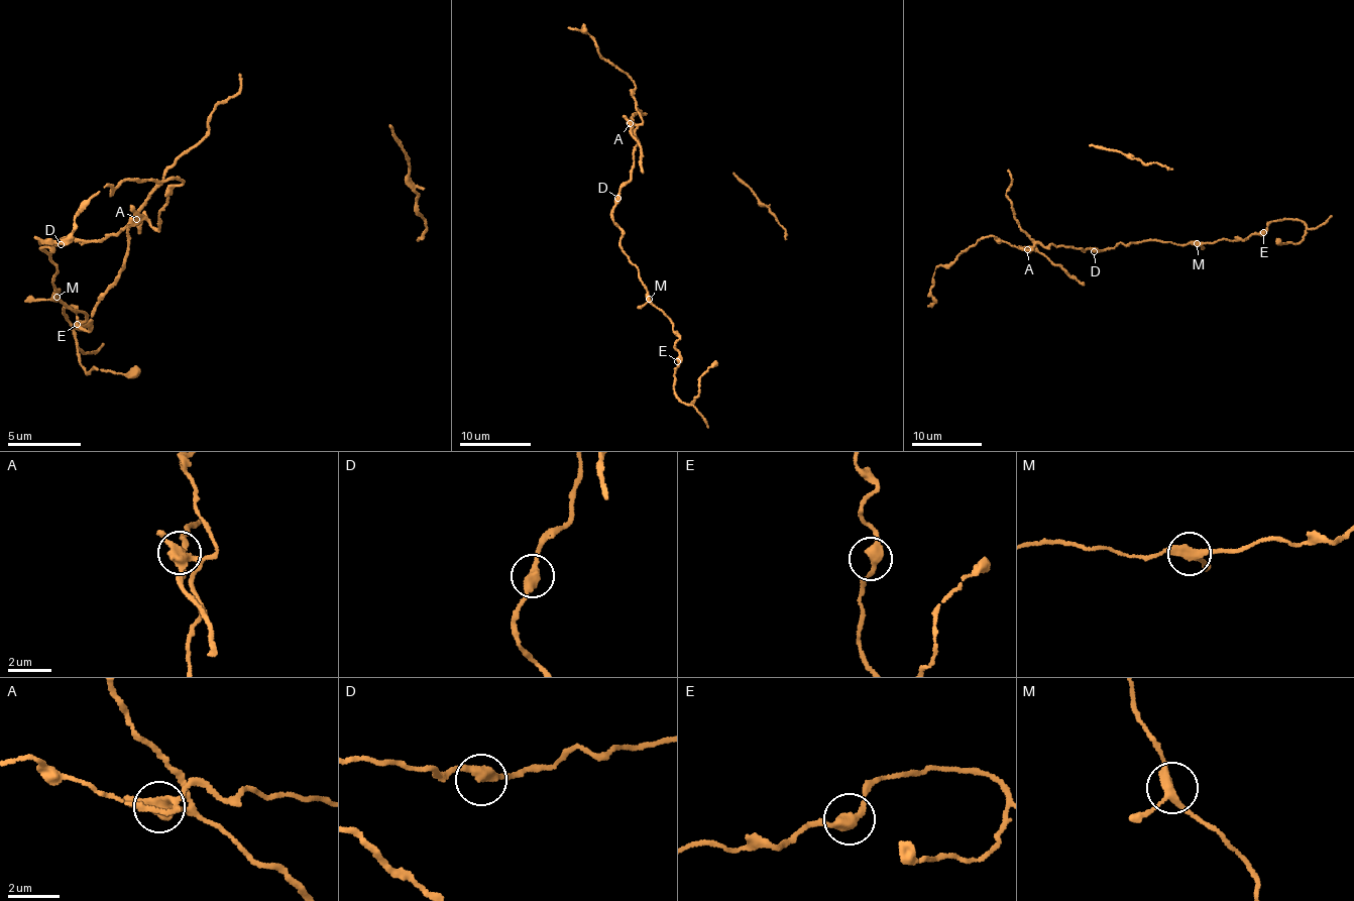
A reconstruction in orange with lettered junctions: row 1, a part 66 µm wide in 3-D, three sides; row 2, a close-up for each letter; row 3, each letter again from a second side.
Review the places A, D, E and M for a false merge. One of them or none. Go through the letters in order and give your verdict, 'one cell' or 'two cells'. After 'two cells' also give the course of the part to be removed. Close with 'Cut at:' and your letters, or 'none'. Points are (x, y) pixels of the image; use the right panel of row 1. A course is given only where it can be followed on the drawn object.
A: two cells
D: one cell
E: one cell
M: one cell
Cut at: A

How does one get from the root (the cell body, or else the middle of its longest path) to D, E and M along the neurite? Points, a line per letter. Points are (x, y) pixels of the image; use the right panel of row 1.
D: (1080, 247), (1094, 251)
E: (1080, 247), (1109, 249), (1120, 243), (1127, 245), (1158, 239), (1179, 244), (1244, 240), (1255, 233), (1263, 232)
M: (1080, 247), (1109, 249), (1120, 243), (1127, 245), (1158, 239), (1179, 244), (1197, 243)

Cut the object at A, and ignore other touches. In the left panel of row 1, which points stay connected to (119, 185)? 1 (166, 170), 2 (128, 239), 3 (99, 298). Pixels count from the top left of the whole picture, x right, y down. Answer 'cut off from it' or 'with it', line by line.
1: cut off from it
2: cut off from it
3: cut off from it

